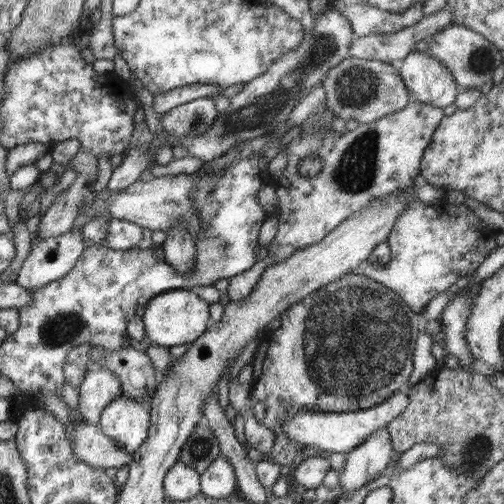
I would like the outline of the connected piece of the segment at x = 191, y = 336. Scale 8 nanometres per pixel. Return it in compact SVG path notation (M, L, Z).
M174 289L155 296L146 304L146 312L141 317L146 337L156 345L163 347L192 344L198 340L212 324L208 302L204 301L195 290Z

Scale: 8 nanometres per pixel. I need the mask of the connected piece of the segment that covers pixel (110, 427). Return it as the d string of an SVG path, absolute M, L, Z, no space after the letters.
M121 394L101 412L98 425L116 448L134 453L148 436L149 405Z

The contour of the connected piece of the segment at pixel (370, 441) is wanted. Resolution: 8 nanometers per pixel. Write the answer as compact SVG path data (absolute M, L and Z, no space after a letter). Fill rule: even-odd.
M387 427L368 436L353 451L345 453L346 466L339 473L340 497L350 495L368 481L378 478L382 471L388 470L394 453Z

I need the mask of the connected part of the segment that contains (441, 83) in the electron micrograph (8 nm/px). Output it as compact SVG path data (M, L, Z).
M412 51L404 58L399 74L412 95L413 101L432 104L436 108L444 109L446 106L450 106L461 90L450 70L438 58L430 56L426 51Z

